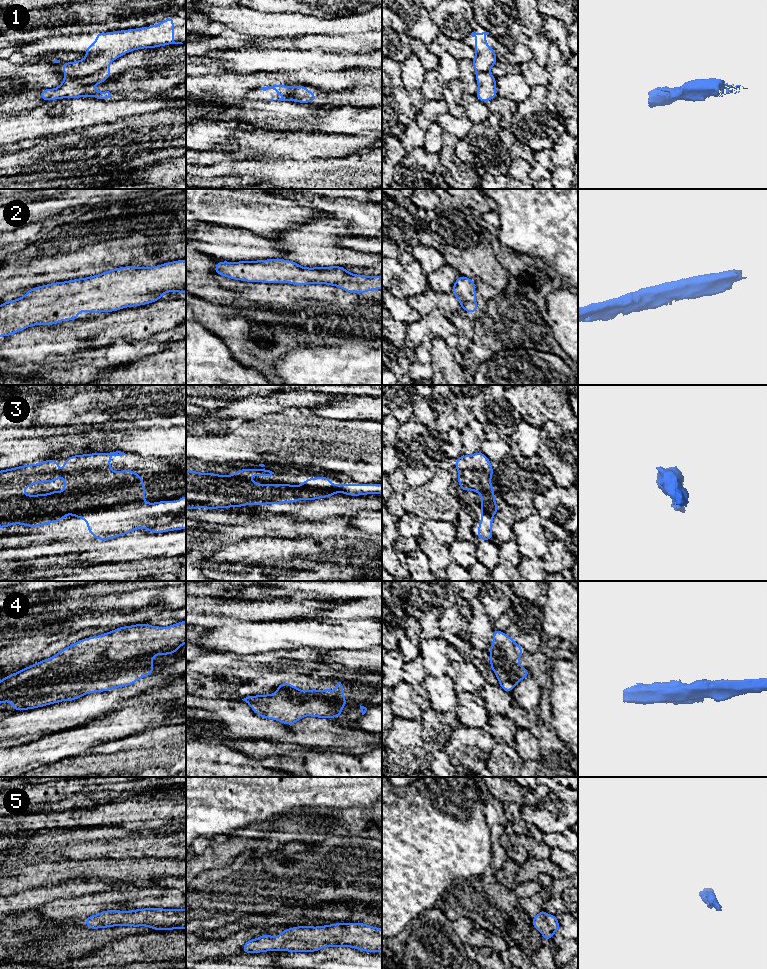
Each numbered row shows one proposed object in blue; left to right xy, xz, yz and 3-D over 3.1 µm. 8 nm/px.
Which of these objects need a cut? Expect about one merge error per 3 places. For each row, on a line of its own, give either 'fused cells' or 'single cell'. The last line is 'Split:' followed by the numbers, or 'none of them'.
1: fused cells
2: single cell
3: fused cells
4: single cell
5: single cell
Split: 1, 3

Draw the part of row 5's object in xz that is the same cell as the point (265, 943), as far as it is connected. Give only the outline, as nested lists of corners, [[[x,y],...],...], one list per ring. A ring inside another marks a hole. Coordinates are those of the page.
[[[335,923],[287,928],[277,937],[265,934],[248,940],[243,954],[268,951],[317,952],[324,947],[351,947],[364,952],[382,951],[382,928],[365,923]]]

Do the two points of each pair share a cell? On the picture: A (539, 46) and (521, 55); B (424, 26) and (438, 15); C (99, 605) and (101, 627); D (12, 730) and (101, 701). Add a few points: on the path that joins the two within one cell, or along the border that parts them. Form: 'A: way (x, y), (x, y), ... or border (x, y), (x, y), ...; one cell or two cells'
A: border (533, 34), (527, 44), (532, 53), (532, 58); two cells
B: border (429, 12), (430, 18), (441, 32); two cells
C: border (123, 610), (76, 613); two cells
D: way (34, 721), (43, 721), (79, 712); one cell

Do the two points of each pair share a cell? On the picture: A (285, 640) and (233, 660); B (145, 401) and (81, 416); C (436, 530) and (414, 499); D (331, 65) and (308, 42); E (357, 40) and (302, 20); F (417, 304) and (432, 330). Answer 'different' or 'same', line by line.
A: different
B: same
C: different
D: different
E: different
F: different

